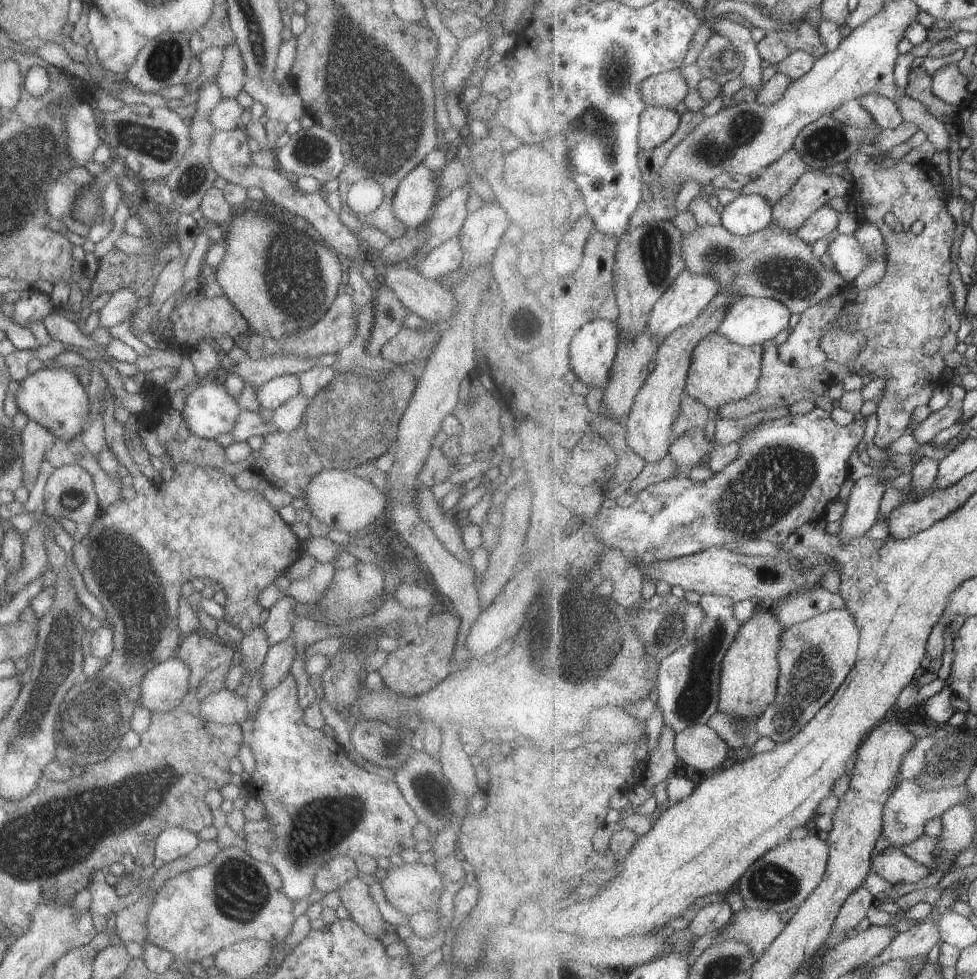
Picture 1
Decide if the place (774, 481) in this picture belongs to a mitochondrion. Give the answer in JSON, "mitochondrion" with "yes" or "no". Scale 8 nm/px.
{"mitochondrion":"yes"}

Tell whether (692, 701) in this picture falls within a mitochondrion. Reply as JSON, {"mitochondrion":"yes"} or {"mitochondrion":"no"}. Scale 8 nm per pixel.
{"mitochondrion":"yes"}

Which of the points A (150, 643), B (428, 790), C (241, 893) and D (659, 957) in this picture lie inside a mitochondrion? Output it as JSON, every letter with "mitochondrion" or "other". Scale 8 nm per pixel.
{"A":"other","B":"mitochondrion","C":"mitochondrion","D":"other"}

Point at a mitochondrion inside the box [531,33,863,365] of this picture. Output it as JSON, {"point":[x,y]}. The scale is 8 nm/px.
{"point":[798,279]}

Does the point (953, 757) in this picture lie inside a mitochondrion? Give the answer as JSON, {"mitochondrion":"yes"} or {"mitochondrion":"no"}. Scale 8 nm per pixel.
{"mitochondrion":"yes"}

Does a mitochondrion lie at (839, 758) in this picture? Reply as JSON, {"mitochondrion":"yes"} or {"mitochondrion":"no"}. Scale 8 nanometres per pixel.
{"mitochondrion":"no"}

